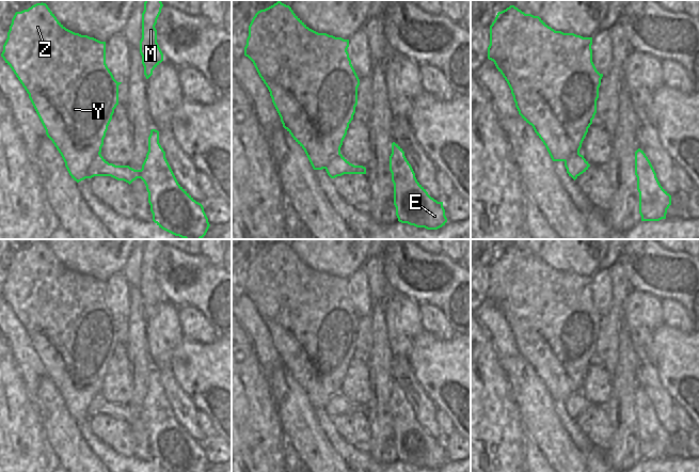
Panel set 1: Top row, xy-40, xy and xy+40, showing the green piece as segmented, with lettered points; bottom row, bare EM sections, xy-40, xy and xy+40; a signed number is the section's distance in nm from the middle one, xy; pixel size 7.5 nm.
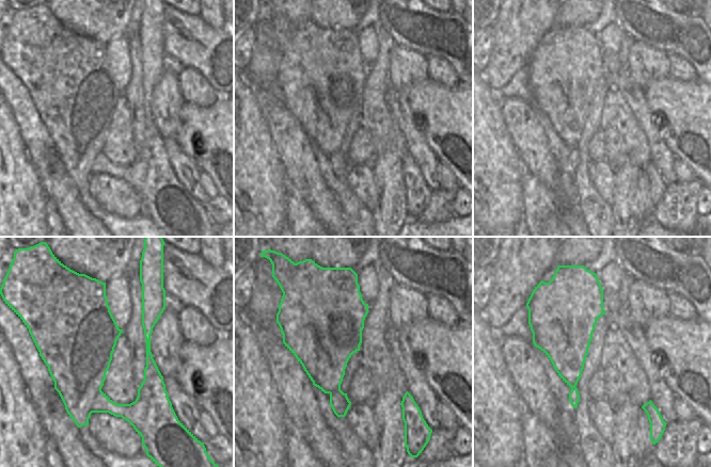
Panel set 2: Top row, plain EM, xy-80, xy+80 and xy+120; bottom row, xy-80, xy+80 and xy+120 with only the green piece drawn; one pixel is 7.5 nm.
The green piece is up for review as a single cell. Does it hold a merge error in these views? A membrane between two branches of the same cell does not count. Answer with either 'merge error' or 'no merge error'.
merge error

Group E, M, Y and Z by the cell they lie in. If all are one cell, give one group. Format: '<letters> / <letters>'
E M / Y Z

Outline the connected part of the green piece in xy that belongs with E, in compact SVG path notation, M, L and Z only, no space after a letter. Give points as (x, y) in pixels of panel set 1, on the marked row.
M395 142L392 143L390 171L394 184L394 205L399 222L427 230L438 230L445 225L447 218L443 202L431 198L417 182L404 152Z

